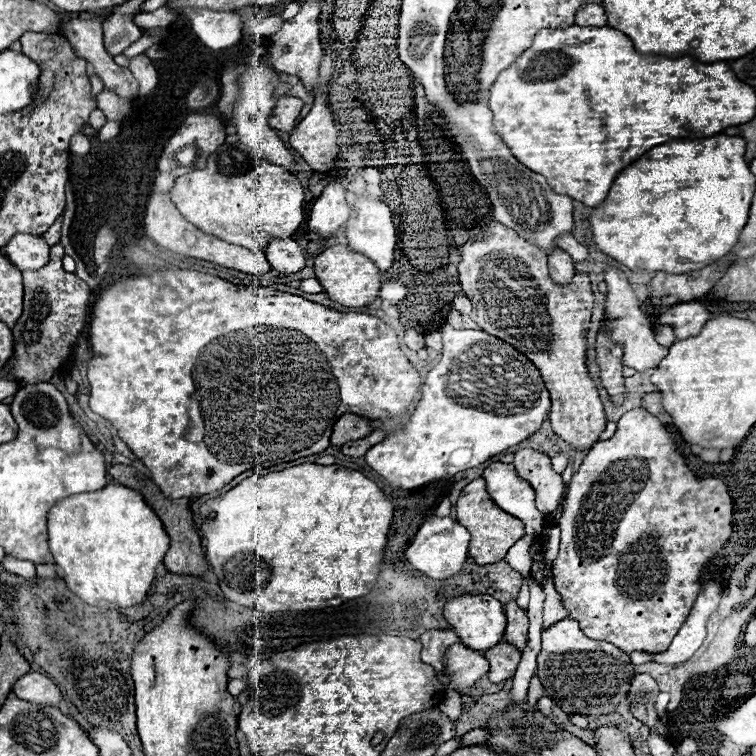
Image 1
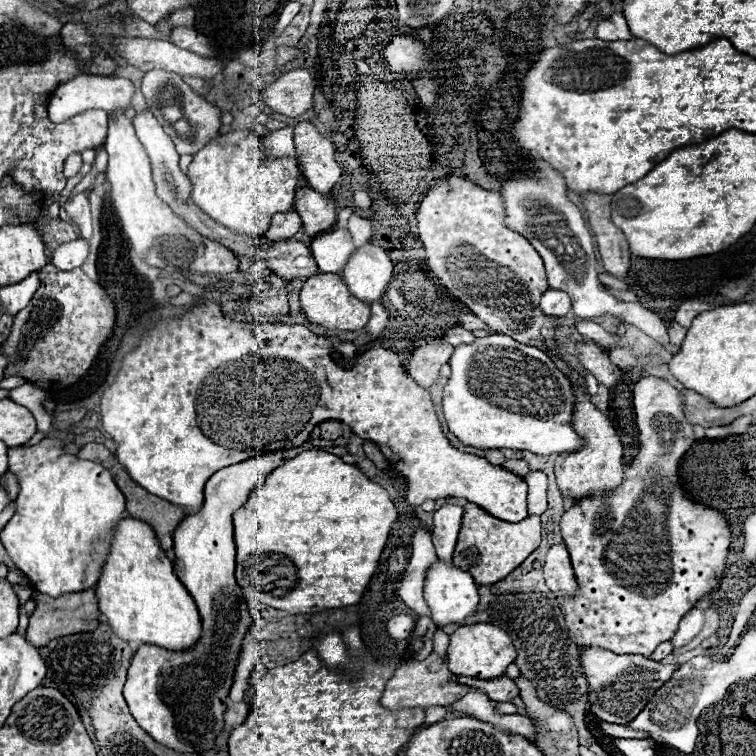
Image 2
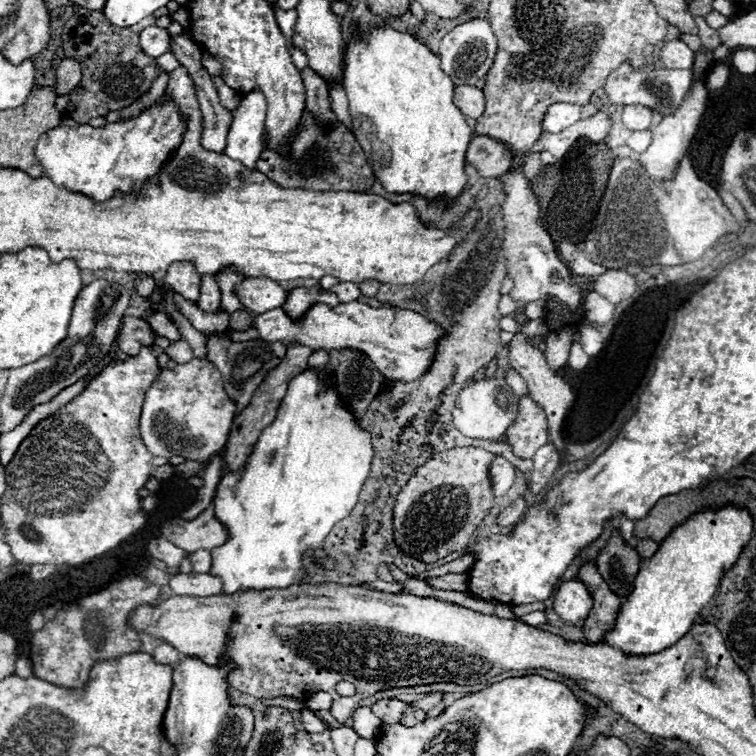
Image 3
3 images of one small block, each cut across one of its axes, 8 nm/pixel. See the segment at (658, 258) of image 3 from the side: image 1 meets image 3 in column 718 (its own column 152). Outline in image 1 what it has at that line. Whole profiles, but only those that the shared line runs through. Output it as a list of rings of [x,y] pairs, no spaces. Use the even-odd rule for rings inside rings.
[[[168,192],[150,196],[150,200],[146,204],[146,214],[144,214],[144,228],[146,228],[146,236],[150,236],[154,240],[154,244],[158,244],[170,252],[178,252],[178,254],[200,258],[200,260],[210,260],[220,266],[234,268],[234,270],[240,270],[246,274],[266,274],[270,270],[270,264],[268,264],[264,252],[252,252],[252,250],[246,250],[240,246],[232,246],[212,234],[198,230],[194,224],[184,220],[182,214],[176,210],[176,206],[170,202]]]

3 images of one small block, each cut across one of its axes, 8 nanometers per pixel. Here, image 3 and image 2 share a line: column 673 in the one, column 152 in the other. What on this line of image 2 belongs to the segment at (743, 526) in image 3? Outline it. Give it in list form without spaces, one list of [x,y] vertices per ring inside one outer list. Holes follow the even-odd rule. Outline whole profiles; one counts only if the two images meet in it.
[[[124,518],[116,526],[114,542],[96,590],[100,612],[122,640],[184,652],[194,648],[202,638],[202,620],[194,598],[174,574],[174,566],[160,548],[154,530],[144,522]]]

